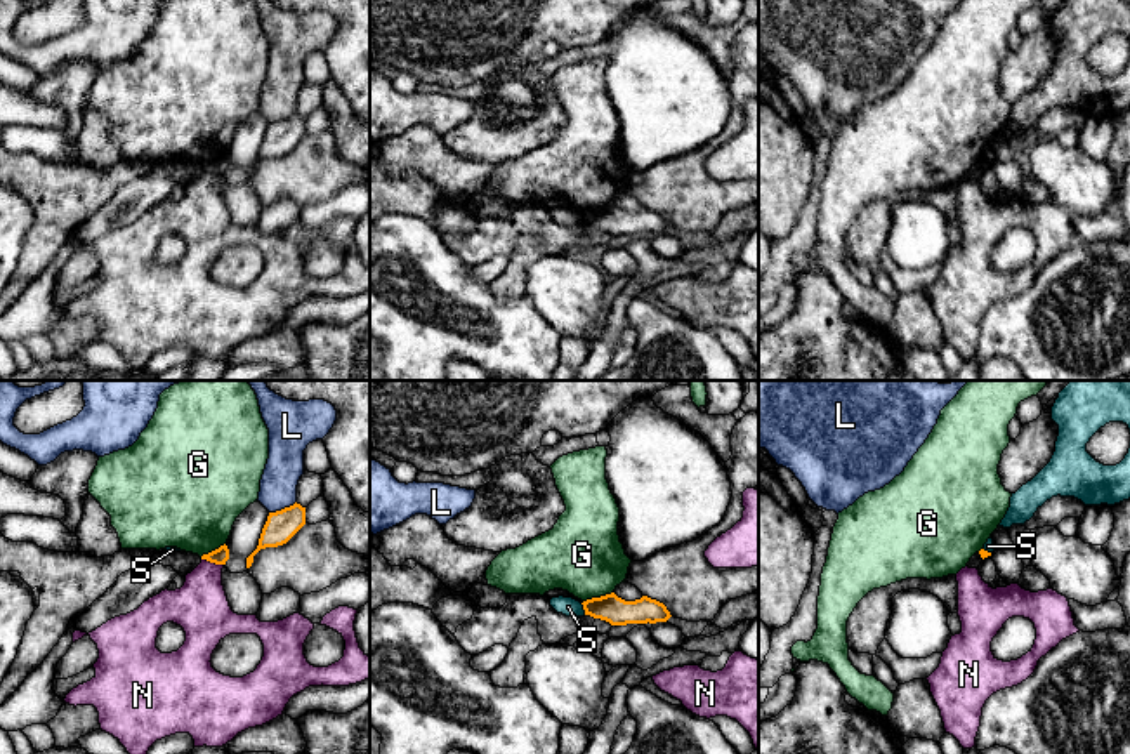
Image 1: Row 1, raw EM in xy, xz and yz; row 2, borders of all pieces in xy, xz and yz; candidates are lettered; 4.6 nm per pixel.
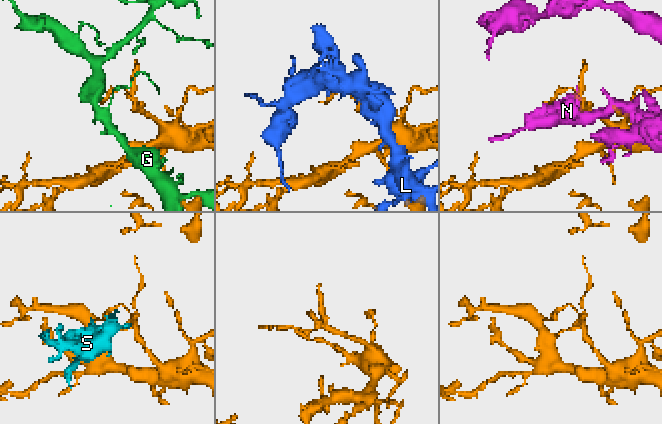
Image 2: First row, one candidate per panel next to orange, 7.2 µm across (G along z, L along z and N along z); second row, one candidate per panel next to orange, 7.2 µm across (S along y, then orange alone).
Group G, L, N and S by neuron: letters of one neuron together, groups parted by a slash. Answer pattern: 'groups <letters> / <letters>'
groups G / L / N / S

